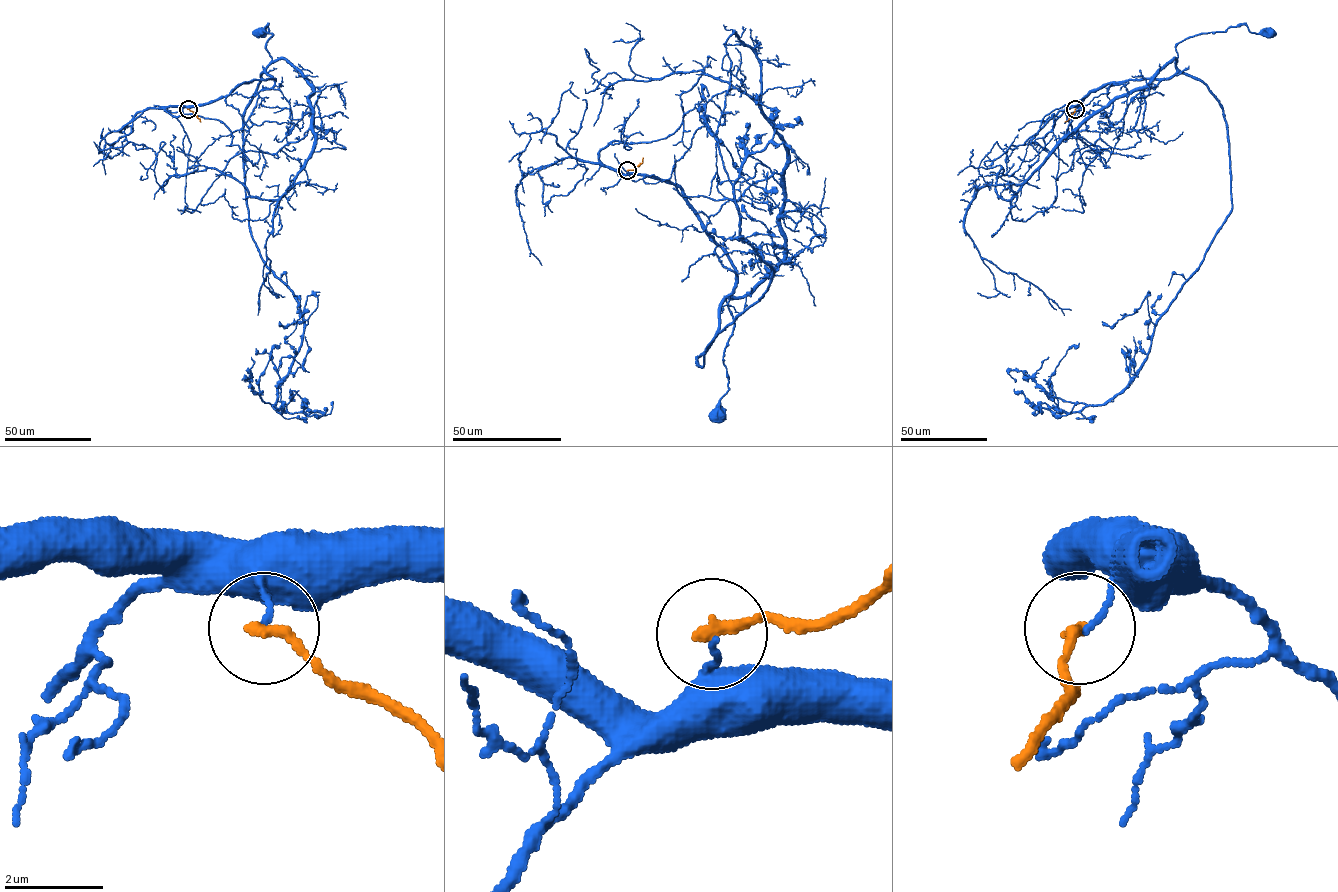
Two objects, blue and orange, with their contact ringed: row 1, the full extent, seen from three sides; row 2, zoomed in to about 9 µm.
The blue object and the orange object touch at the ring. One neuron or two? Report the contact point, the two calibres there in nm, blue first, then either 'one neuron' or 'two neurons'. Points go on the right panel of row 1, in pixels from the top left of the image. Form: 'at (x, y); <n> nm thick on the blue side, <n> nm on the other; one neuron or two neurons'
at (1075, 109); 100 nm thick on the blue side, 260 nm on the other; two neurons

